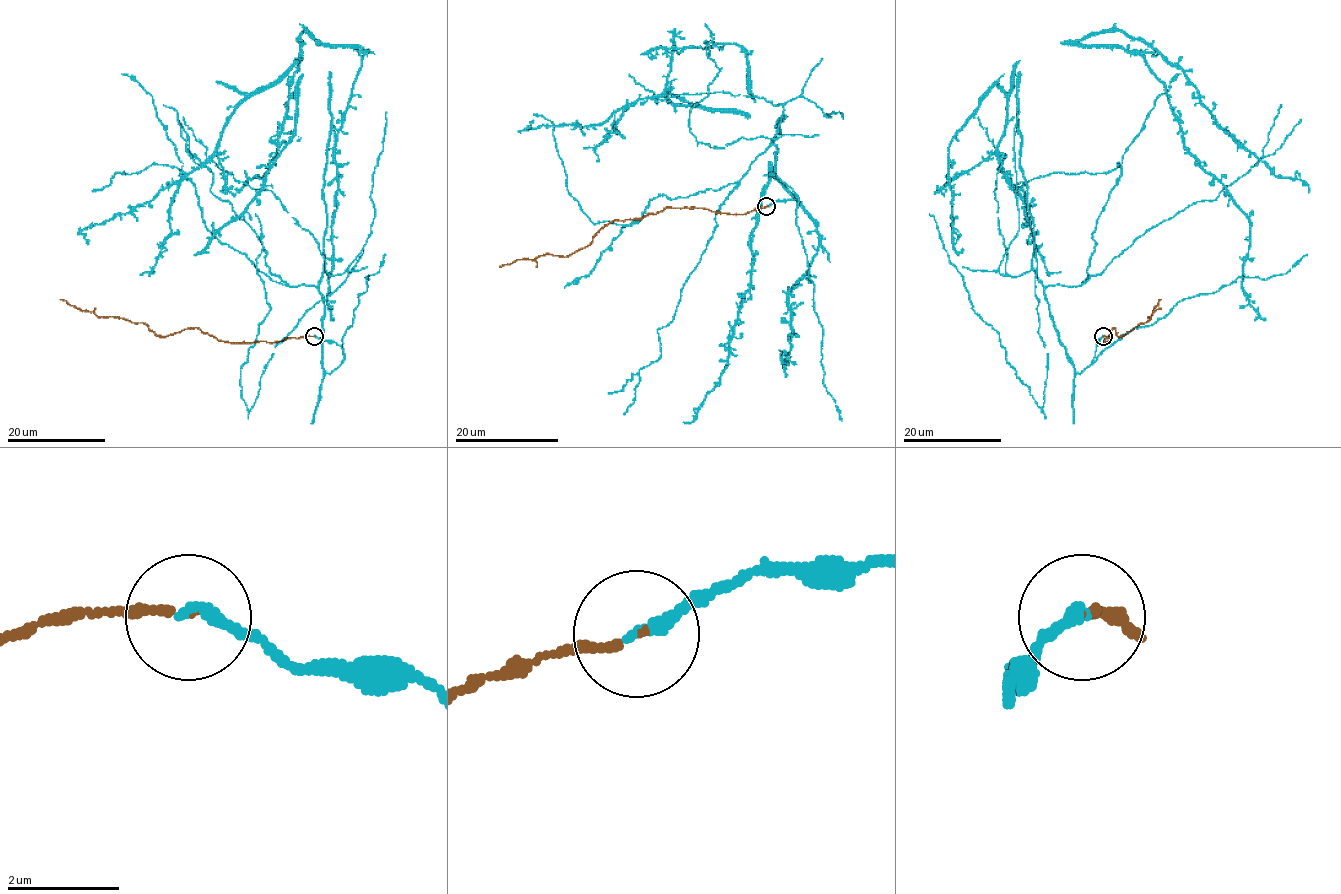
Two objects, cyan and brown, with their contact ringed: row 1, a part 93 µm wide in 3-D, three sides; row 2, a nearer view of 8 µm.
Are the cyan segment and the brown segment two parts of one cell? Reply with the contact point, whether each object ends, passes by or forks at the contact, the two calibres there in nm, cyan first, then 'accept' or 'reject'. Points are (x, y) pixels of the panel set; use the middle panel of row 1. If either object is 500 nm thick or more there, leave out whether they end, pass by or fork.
place (766, 206); cyan ends; brown ends; calibres 220 and 140 nm; accept

